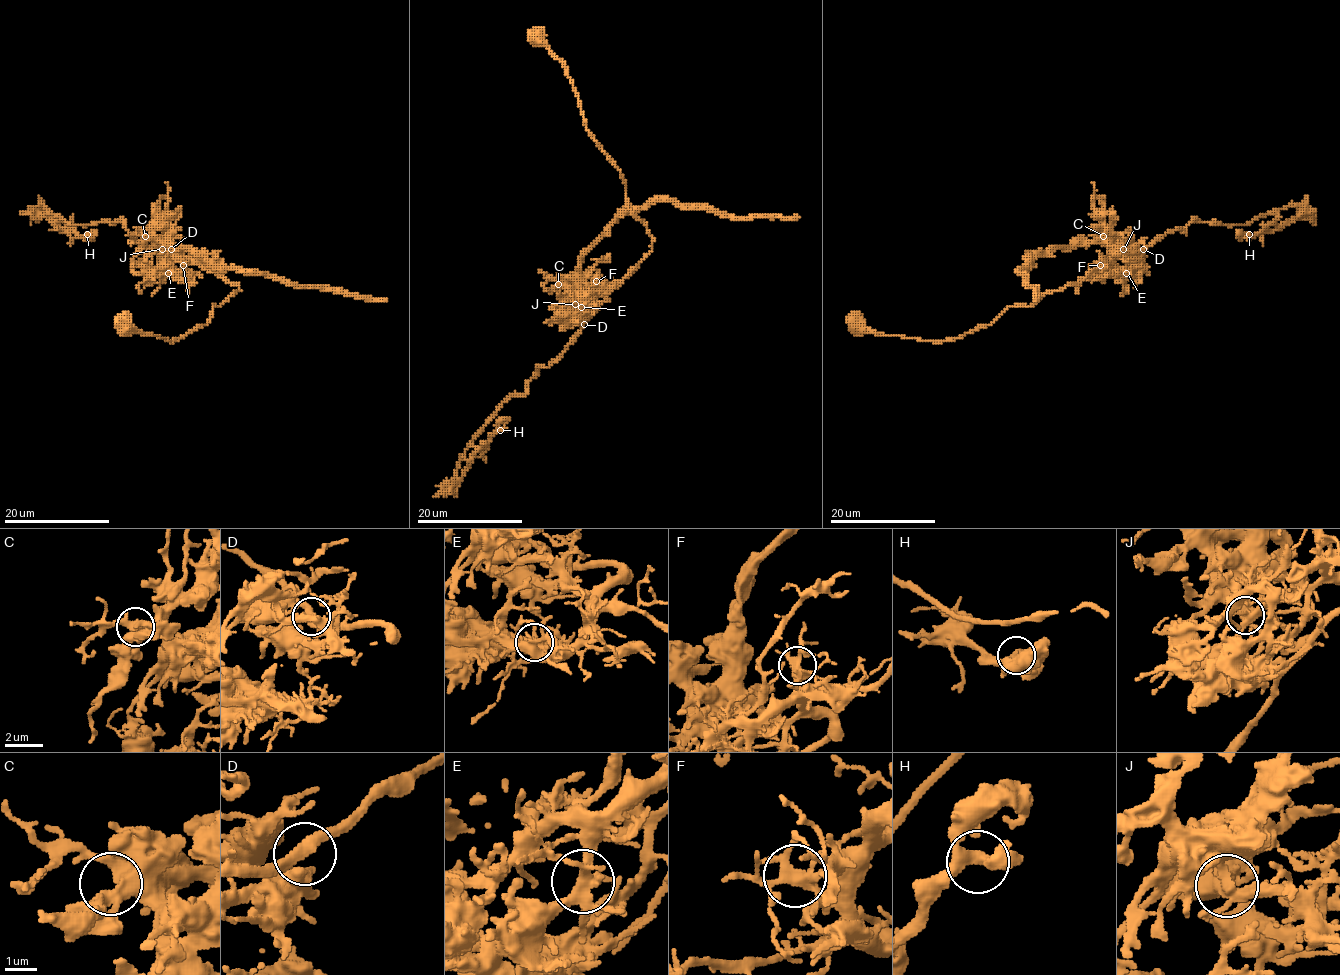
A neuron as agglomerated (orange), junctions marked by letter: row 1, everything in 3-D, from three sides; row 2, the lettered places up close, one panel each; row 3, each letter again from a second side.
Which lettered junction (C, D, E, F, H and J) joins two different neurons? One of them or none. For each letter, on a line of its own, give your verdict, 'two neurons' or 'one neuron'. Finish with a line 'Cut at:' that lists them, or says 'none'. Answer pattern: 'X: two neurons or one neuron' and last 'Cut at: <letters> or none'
C: one neuron
D: one neuron
E: one neuron
F: one neuron
H: one neuron
J: two neurons
Cut at: J

